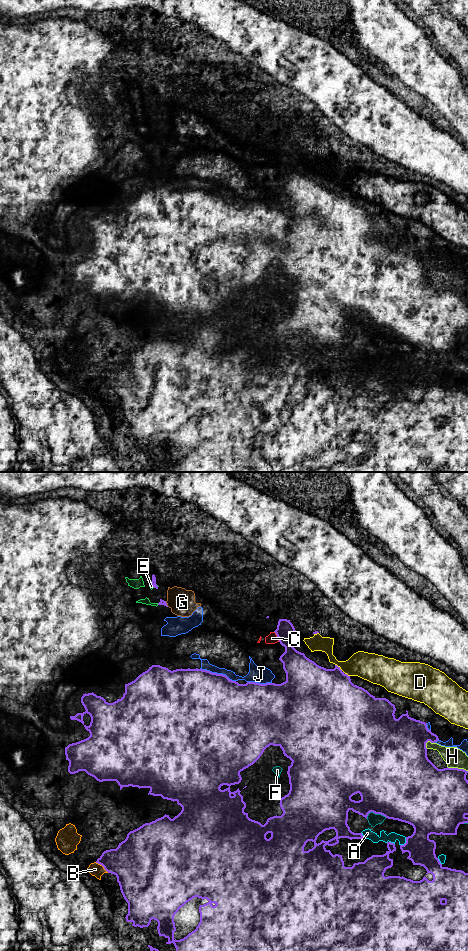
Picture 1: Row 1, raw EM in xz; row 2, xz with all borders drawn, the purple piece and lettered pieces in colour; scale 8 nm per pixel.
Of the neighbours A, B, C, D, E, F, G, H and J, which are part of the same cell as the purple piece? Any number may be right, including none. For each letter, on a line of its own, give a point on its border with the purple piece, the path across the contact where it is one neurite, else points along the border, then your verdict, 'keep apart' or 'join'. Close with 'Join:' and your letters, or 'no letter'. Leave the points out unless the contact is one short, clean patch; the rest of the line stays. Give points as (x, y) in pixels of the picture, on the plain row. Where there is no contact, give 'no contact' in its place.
A: meets purple in xz at (406, 362); keep apart
B: meets purple in xz at (102, 385); keep apart
C: meets purple in xz at (277, 156); border along xz (274, 151), (279, 161); keep apart
D: meets purple in xz at (341, 190); keep apart
E: meets purple in xz at (152, 104); keep apart
F: meets purple in xz at (376, 333); keep apart
G: meets purple in xz at (166, 124); border along xz (165, 121), (168, 126); keep apart
H: meets purple in xz at (457, 288); border along xz (447, 286), (462, 288), (467, 291); keep apart
J: meets purple in xz at (218, 194); keep apart
Join: no letter

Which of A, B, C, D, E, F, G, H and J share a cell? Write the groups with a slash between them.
A / B / C D E G / F / H / J

